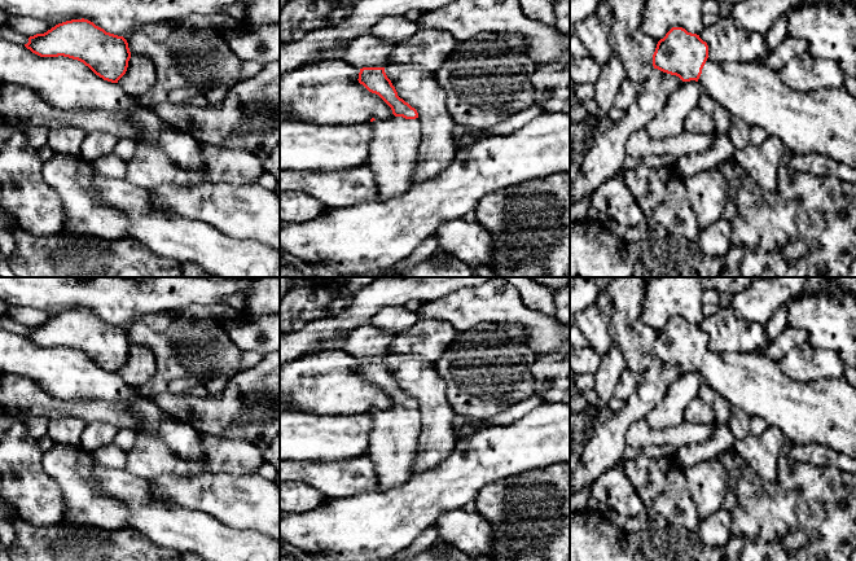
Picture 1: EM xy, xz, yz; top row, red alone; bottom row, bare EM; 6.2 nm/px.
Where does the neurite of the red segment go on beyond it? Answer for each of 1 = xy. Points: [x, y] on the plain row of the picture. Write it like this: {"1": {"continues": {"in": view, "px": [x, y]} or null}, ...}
{"1": {"continues": null}}

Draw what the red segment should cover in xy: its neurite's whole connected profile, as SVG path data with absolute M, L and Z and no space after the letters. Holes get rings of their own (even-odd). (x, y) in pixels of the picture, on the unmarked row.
M71 310L28 328L27 339L40 347L69 347L88 356L104 371L118 373L131 342L123 326L106 323L88 310Z

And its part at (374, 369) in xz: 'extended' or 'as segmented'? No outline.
extended

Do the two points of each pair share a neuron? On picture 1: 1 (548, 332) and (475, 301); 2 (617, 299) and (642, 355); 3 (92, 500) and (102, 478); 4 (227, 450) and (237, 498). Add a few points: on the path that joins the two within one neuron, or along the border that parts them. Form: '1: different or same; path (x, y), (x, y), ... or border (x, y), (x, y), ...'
1: same; path (530, 320), (501, 303), (494, 303)
2: same; path (624, 314), (626, 329), (635, 341)
3: different; border (78, 465), (78, 472), (83, 478), (124, 504)
4: different; border (255, 472), (245, 474), (201, 473)

